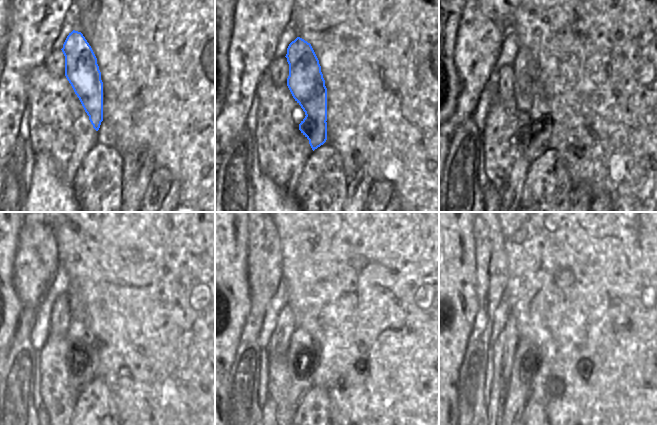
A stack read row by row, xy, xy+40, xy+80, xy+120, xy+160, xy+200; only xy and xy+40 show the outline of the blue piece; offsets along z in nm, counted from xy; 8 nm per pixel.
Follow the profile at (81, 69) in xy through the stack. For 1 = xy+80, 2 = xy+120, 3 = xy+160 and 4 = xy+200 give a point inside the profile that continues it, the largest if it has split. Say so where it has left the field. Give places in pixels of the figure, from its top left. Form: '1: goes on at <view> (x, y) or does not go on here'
1: goes on at xy+80 (530, 98)
2: goes on at xy+120 (82, 341)
3: goes on at xy+160 (301, 343)
4: goes on at xy+200 (518, 390)

